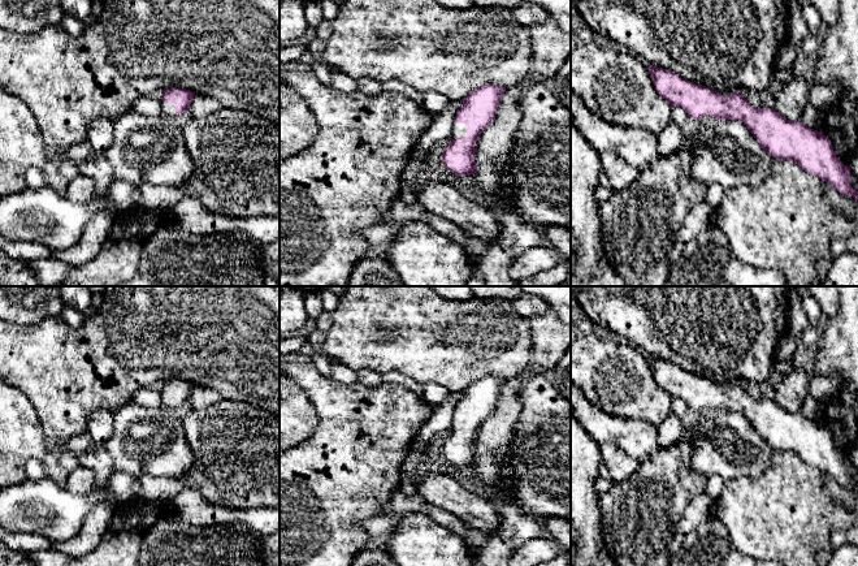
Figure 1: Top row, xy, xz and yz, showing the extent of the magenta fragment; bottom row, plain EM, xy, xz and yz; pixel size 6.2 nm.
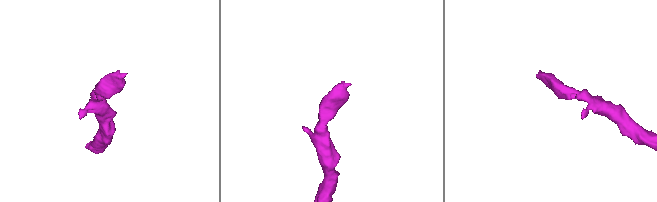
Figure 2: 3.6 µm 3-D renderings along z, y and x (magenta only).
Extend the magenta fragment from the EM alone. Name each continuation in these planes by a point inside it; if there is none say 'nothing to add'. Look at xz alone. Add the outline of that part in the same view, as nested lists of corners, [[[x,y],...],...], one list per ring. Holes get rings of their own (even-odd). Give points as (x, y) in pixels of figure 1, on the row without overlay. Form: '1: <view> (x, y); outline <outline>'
1: xz (458, 422); outline [[[452,415],[450,431],[465,428],[465,427],[467,427],[467,418],[464,415]]]

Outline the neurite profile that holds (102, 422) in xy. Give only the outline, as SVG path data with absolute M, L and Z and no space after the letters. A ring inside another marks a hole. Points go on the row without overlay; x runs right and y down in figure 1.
M96 410L88 419L88 429L96 448L103 448L114 432L114 412L110 410Z

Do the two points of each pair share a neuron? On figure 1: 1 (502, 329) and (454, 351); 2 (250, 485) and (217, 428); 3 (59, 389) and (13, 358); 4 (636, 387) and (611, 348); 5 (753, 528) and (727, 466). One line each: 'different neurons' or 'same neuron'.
1: same neuron
2: same neuron
3: same neuron
4: same neuron
5: different neurons

